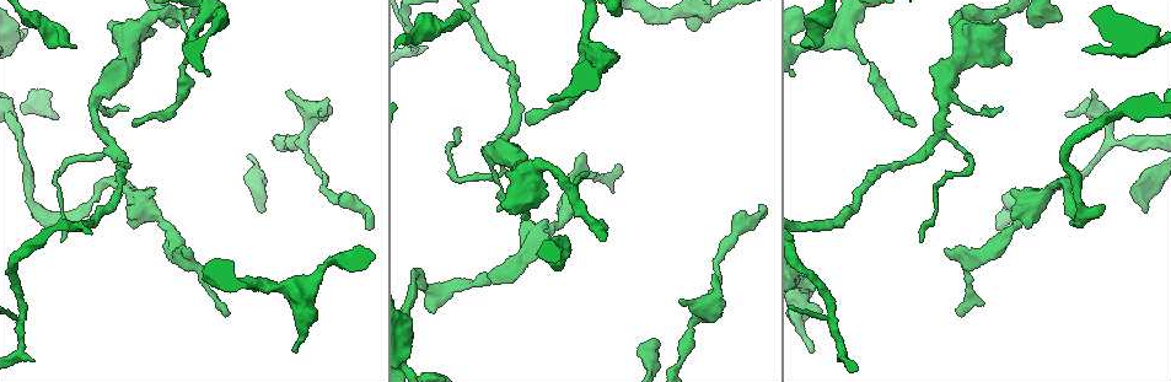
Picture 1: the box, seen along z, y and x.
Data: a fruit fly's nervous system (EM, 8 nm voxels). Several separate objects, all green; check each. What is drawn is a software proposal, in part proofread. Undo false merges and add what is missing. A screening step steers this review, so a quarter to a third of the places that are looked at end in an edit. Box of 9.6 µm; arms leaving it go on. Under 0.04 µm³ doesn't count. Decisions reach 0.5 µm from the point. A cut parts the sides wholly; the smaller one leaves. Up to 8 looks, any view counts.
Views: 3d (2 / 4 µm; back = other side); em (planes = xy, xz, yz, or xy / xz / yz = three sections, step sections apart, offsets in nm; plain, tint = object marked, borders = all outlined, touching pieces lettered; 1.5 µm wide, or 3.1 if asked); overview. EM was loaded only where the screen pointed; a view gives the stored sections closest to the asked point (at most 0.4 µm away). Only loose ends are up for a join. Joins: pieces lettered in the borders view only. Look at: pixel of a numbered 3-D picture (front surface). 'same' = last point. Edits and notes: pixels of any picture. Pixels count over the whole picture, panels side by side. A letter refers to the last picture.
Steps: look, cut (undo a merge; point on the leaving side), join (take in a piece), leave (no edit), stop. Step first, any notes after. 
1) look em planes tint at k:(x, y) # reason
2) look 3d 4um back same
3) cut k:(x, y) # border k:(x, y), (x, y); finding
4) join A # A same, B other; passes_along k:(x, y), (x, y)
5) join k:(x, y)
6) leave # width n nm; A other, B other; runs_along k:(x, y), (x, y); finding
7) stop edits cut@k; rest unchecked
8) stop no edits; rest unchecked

look em planes borders at 1:(469, 16) # branch stops here

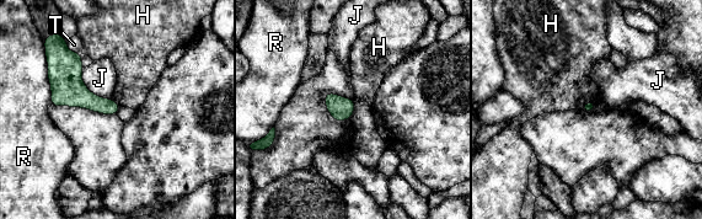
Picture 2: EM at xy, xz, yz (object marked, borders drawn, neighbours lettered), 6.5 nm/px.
leave # H other, J other, R other, T other; border 2:(595, 101), (589, 101), (579, 108); none of them fits

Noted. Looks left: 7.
look em planes tint at 1:(901, 165) # narrows sharply

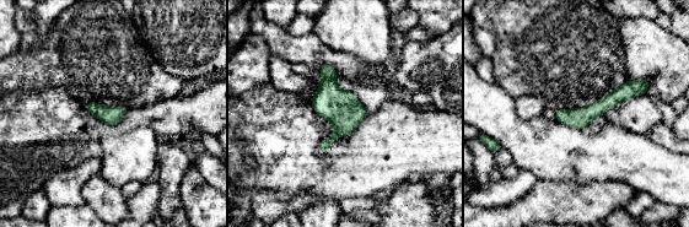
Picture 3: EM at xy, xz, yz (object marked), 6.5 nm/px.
look em planes borders same

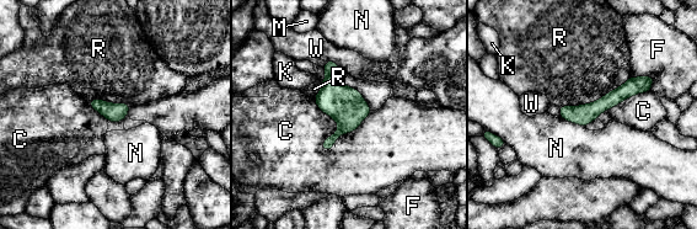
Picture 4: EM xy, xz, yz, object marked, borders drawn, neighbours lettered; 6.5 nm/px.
leave # width 130 nm; C other, F other, K other, M other, N other, R other, W other; border 4:(314, 100), (338, 126), (326, 153); one neuron here

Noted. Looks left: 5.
look em planes borders at 1:(811, 353) # an open end

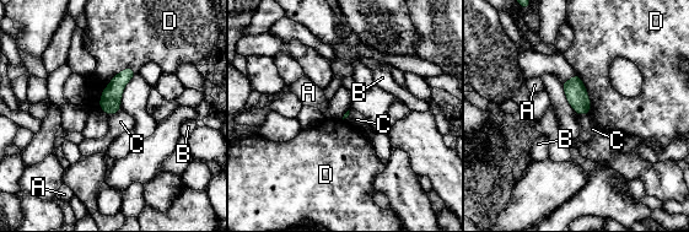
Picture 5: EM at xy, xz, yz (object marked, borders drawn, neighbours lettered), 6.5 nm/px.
leave # A other, B other, C other, D other; border 5:(120, 108), (108, 117); none of them fits

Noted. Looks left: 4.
stop no edits; rest unchecked

